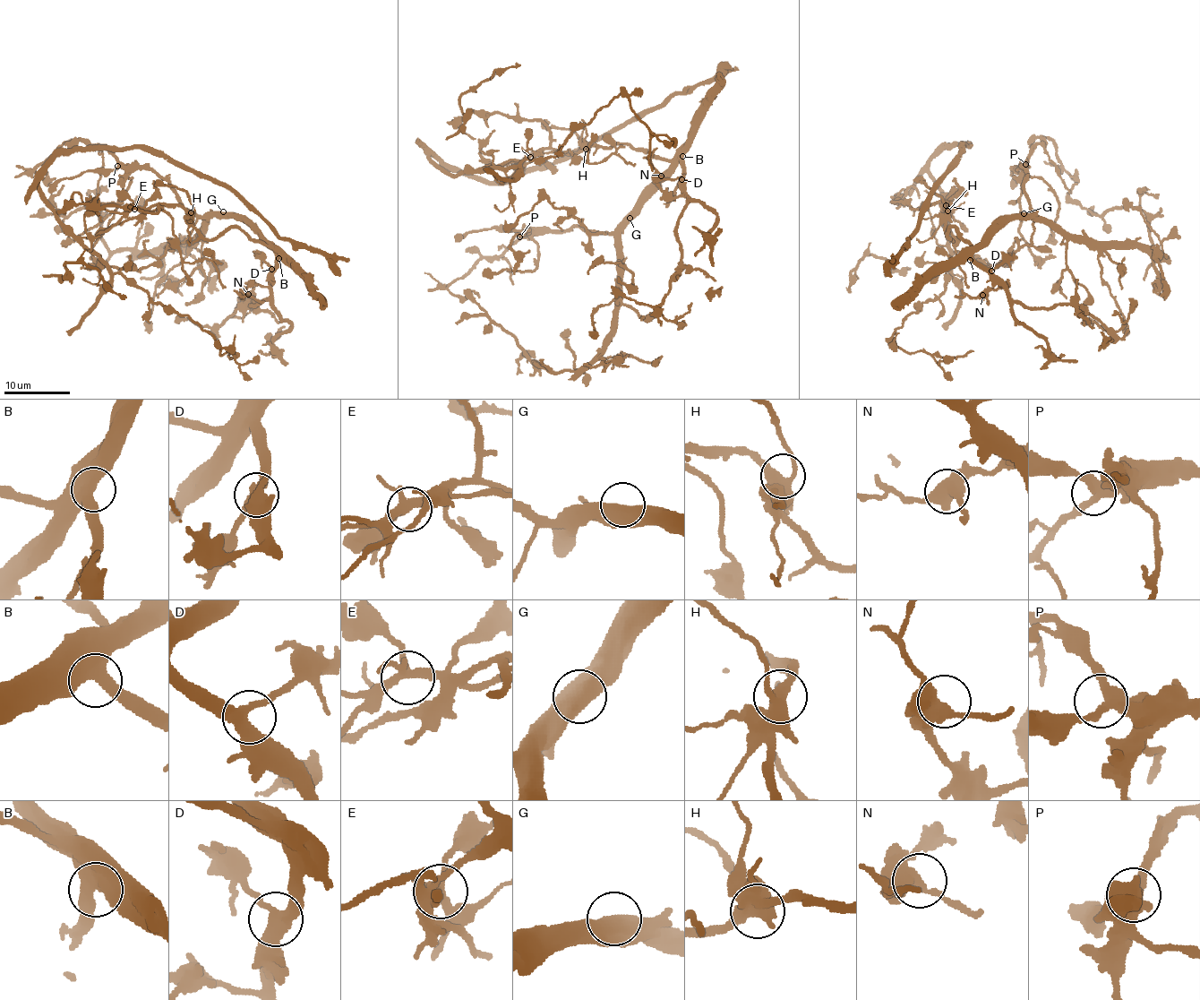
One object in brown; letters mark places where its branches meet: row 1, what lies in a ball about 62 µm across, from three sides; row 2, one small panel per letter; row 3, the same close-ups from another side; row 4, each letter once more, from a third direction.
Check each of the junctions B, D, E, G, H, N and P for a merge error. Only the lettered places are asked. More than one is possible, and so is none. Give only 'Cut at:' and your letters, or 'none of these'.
Cut at: E

